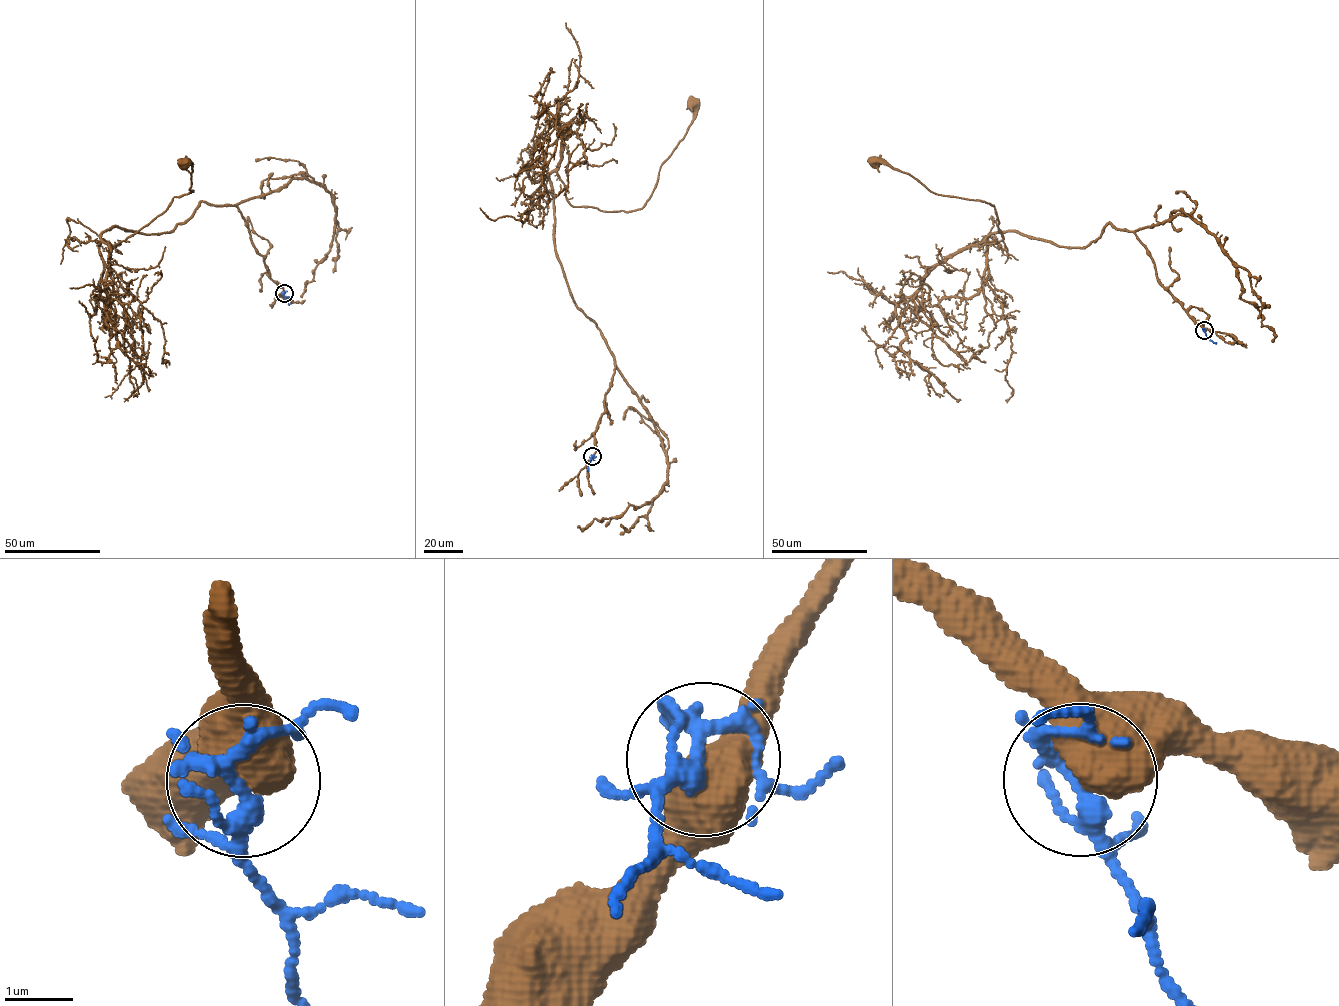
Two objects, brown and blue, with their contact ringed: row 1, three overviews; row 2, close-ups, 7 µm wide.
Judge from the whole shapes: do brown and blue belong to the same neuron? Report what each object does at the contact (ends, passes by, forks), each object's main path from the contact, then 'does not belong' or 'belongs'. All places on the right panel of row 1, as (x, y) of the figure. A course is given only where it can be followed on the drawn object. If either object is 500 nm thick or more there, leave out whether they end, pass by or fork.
course brown (1204, 330), (1133, 232), (1109, 223), (1079, 248), (994, 232), (978, 246), (1003, 237), (994, 205), (874, 161); course blue (1204, 330), (1210, 340), (1216, 342); does not belong

